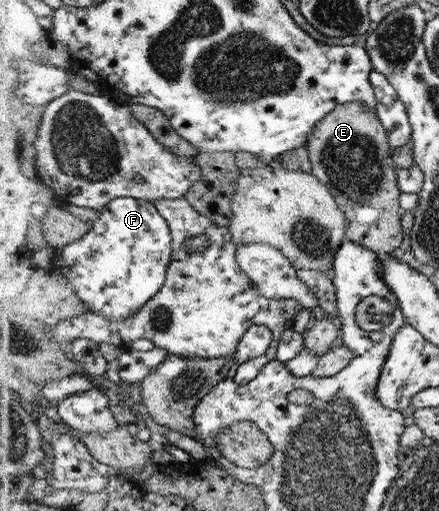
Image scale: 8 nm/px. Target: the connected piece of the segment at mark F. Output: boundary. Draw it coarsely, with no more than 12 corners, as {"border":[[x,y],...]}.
{"border":[[118,198],[53,269],[123,320],[166,285],[173,231]]}

